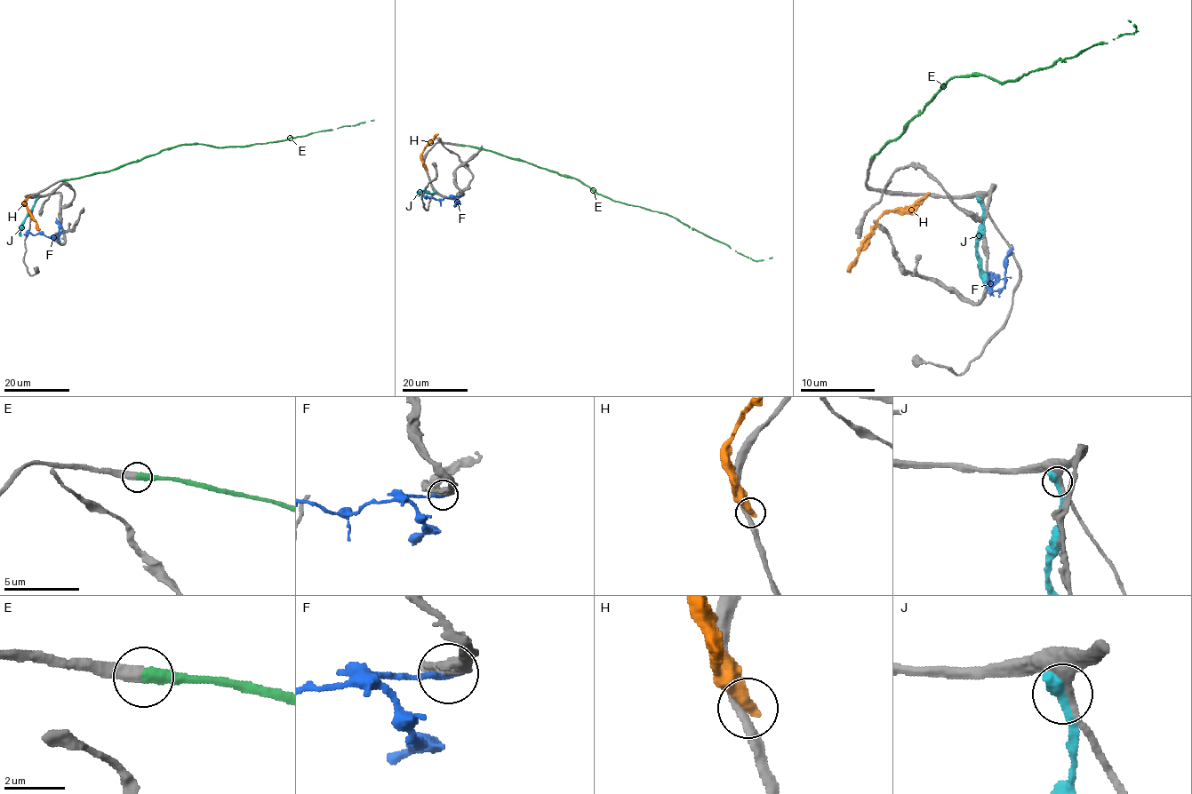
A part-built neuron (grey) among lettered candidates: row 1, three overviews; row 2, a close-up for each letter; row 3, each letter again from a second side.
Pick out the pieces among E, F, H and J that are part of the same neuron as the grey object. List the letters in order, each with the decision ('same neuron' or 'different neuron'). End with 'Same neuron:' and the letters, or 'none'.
E: same neuron
F: different neuron
H: different neuron
J: different neuron
Same neuron: E

